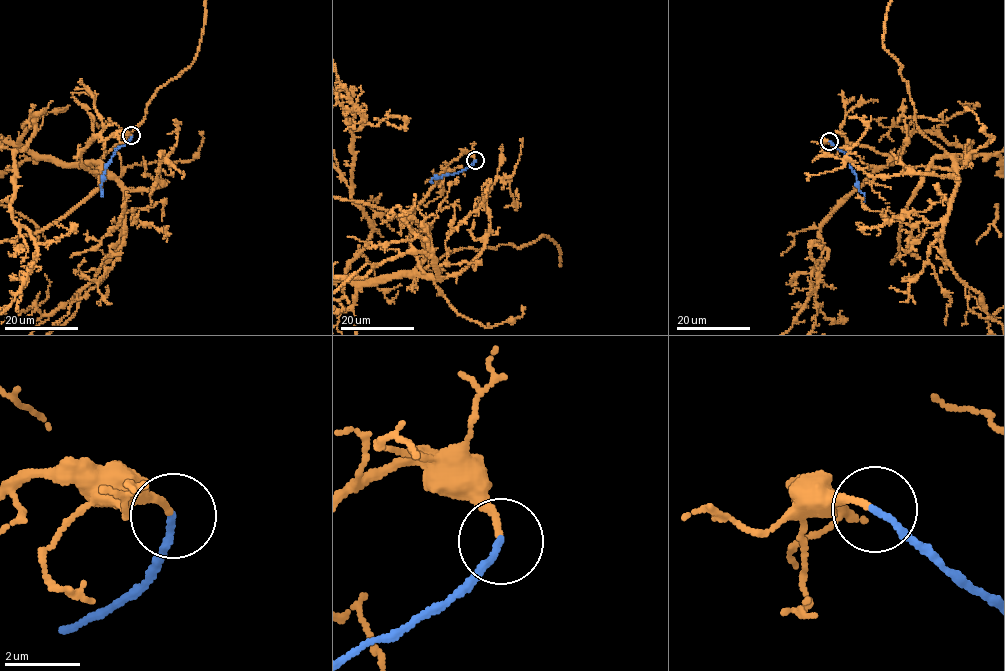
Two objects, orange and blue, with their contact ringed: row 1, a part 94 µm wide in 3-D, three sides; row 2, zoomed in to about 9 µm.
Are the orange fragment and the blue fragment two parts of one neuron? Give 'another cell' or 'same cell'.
same cell

